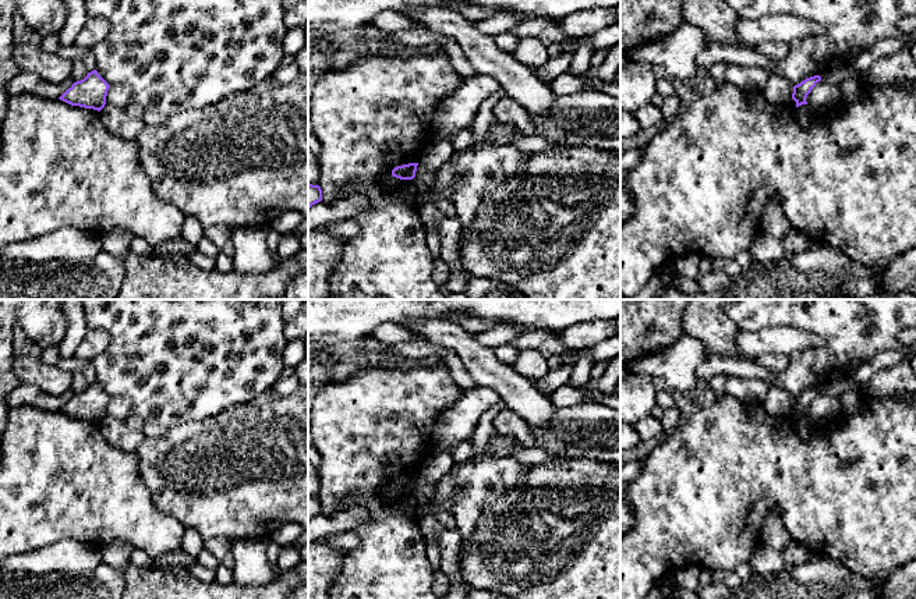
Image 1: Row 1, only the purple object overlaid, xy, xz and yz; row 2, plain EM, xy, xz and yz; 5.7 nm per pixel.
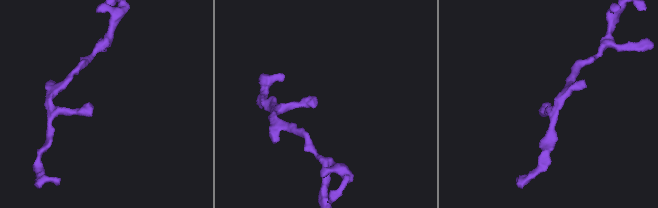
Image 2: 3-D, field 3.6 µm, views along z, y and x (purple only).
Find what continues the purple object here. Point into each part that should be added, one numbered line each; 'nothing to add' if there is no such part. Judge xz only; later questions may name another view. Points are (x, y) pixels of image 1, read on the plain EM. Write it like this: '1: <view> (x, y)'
nothing to add

